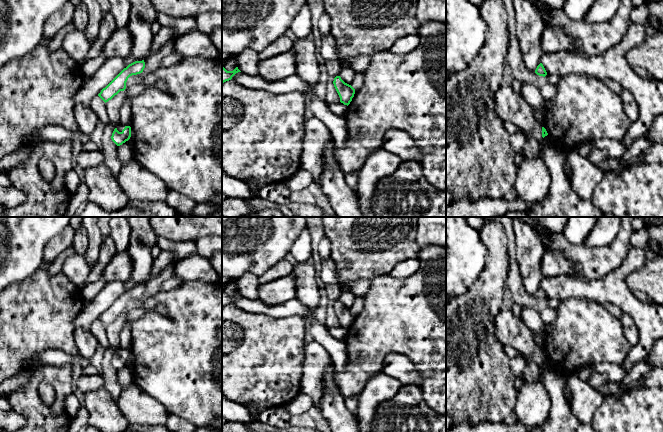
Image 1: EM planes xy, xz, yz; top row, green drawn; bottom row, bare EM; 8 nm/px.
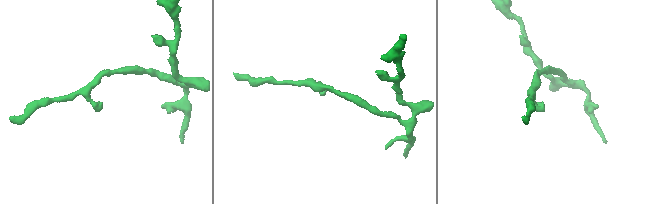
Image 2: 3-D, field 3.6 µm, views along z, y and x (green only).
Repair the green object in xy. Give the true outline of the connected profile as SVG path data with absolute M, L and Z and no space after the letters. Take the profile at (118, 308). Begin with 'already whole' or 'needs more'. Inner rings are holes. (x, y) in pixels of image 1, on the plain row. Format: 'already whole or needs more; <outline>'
already whole; M135 285L124 292L105 312L101 314L98 320L106 327L111 324L120 315L126 313L126 306L132 299L137 299L143 296L145 286Z

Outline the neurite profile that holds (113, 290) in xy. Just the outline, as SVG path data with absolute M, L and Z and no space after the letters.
M112 281L108 282L97 295L81 309L80 313L74 318L75 328L82 327L89 329L91 324L98 320L124 292L136 284L131 281Z

